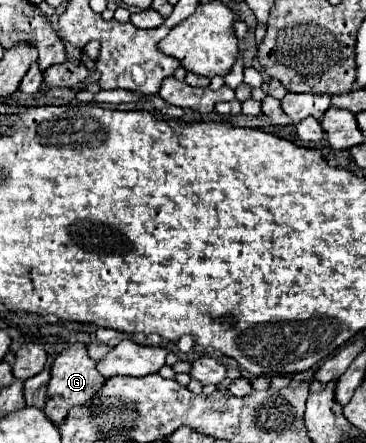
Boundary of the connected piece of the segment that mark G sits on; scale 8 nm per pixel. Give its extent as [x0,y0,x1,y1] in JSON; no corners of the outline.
[44,343,104,425]

